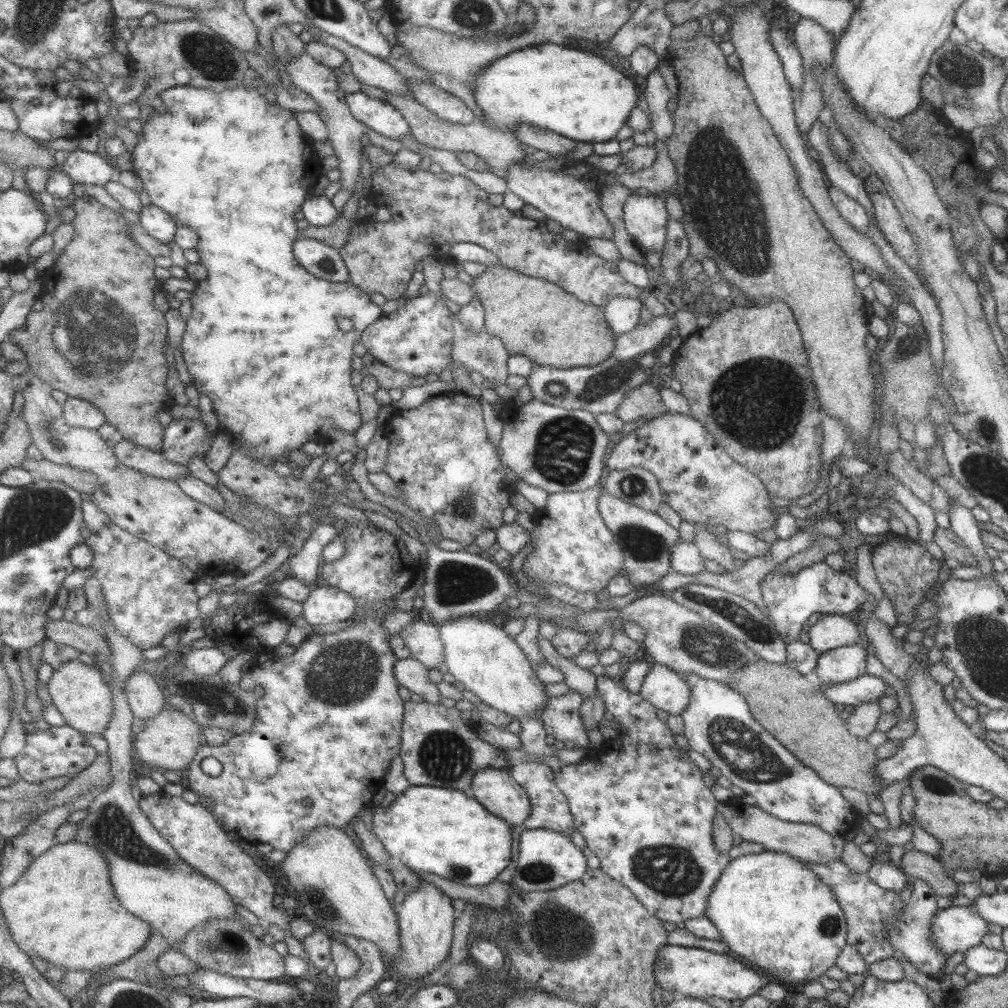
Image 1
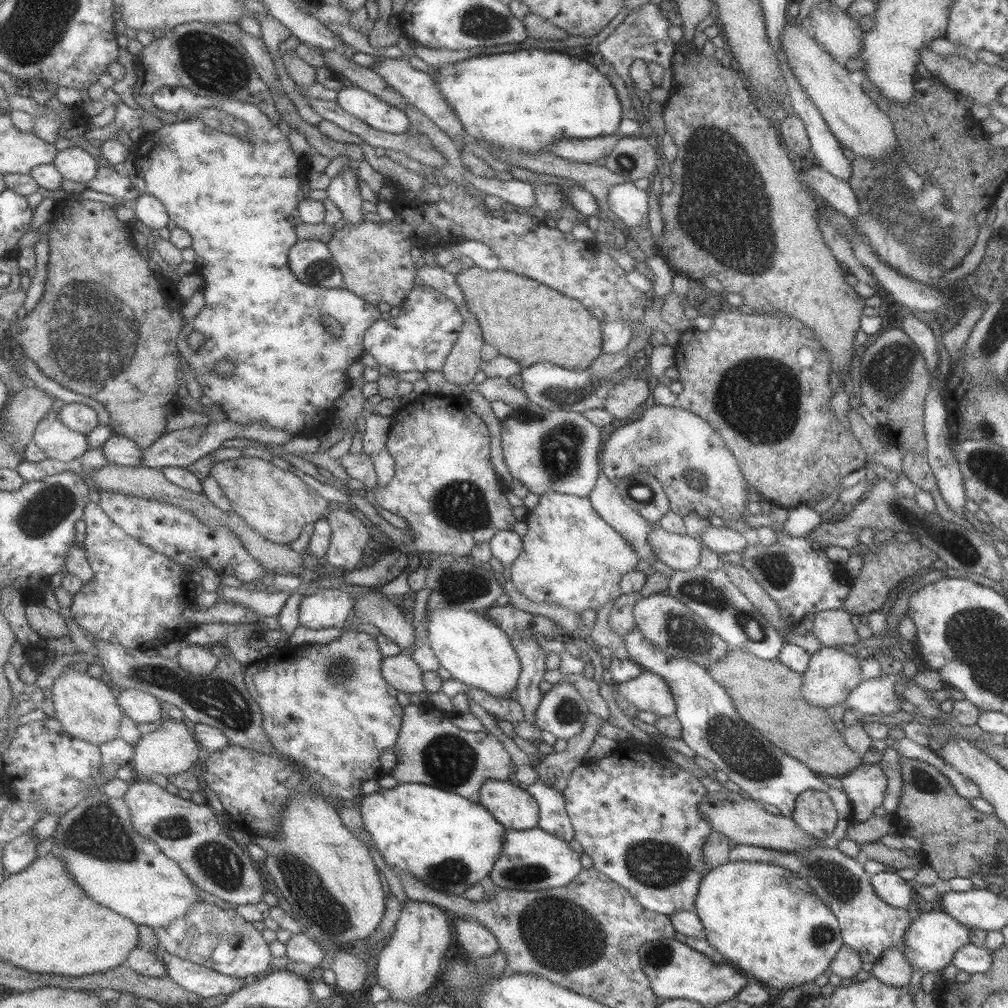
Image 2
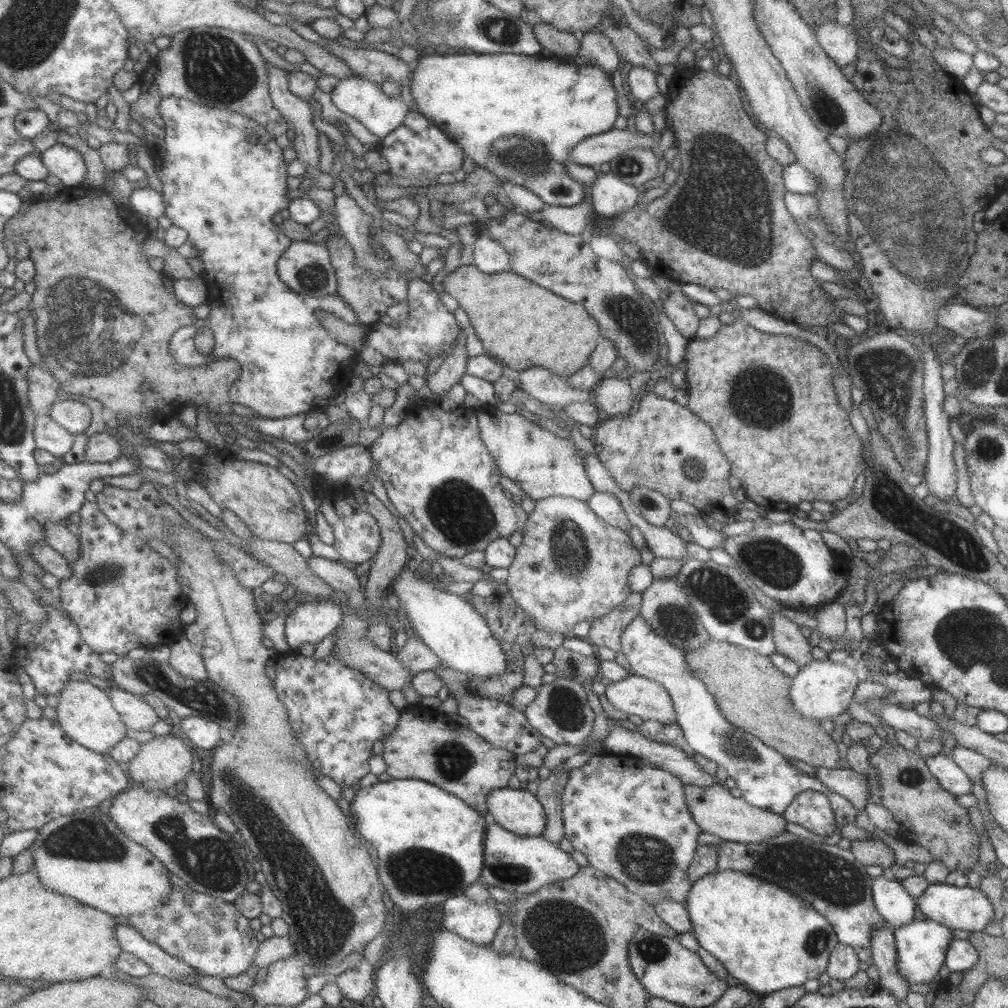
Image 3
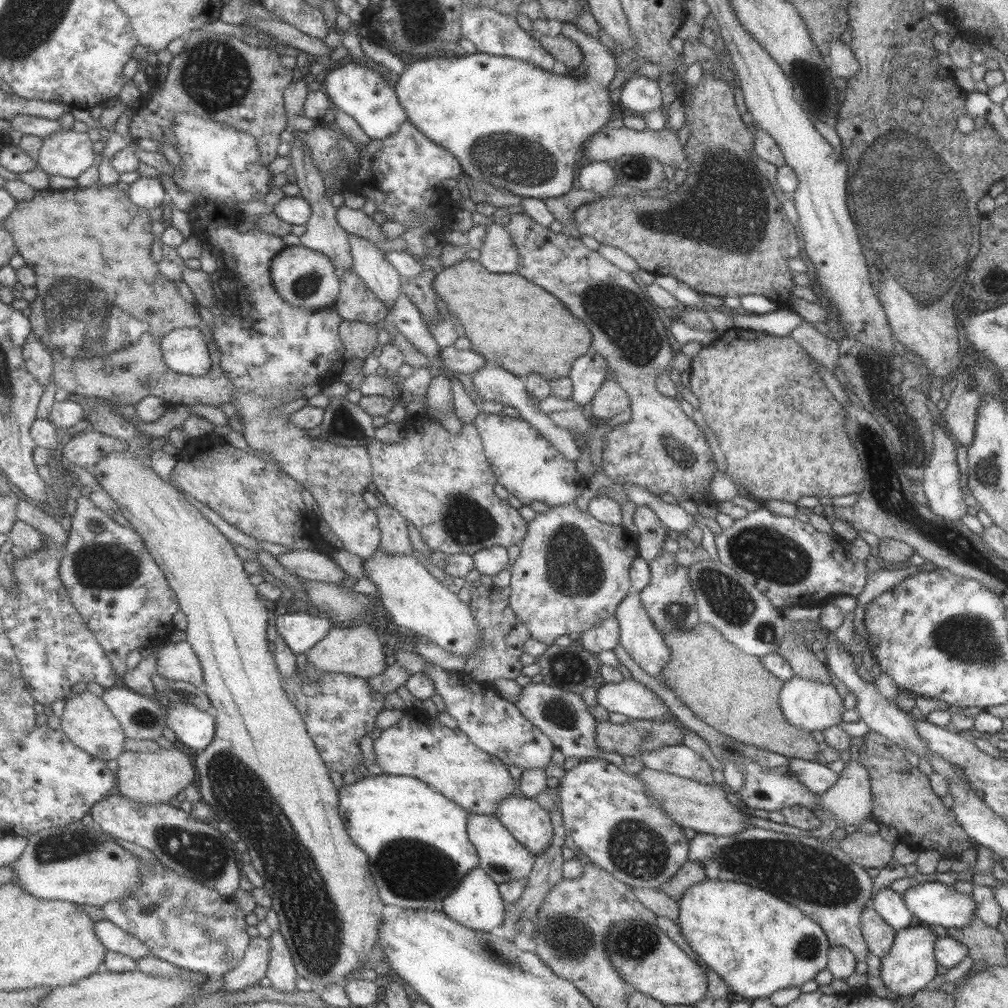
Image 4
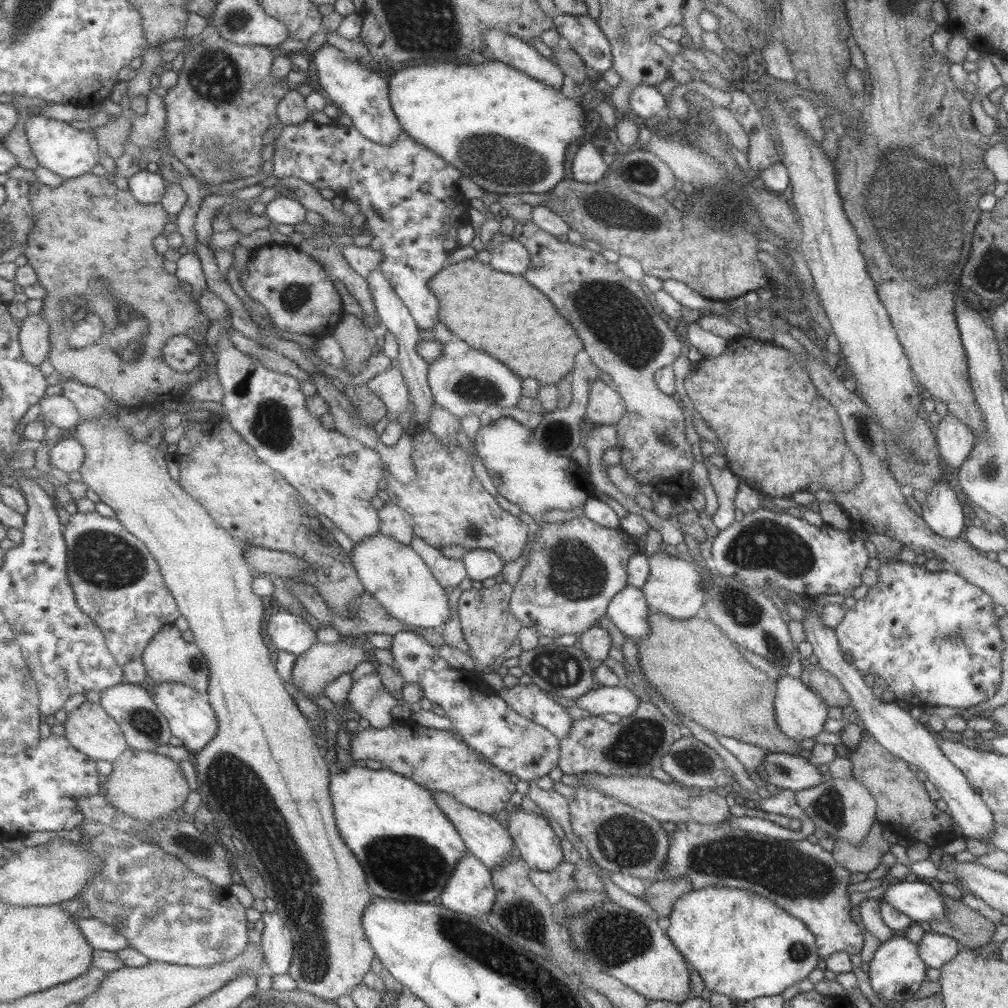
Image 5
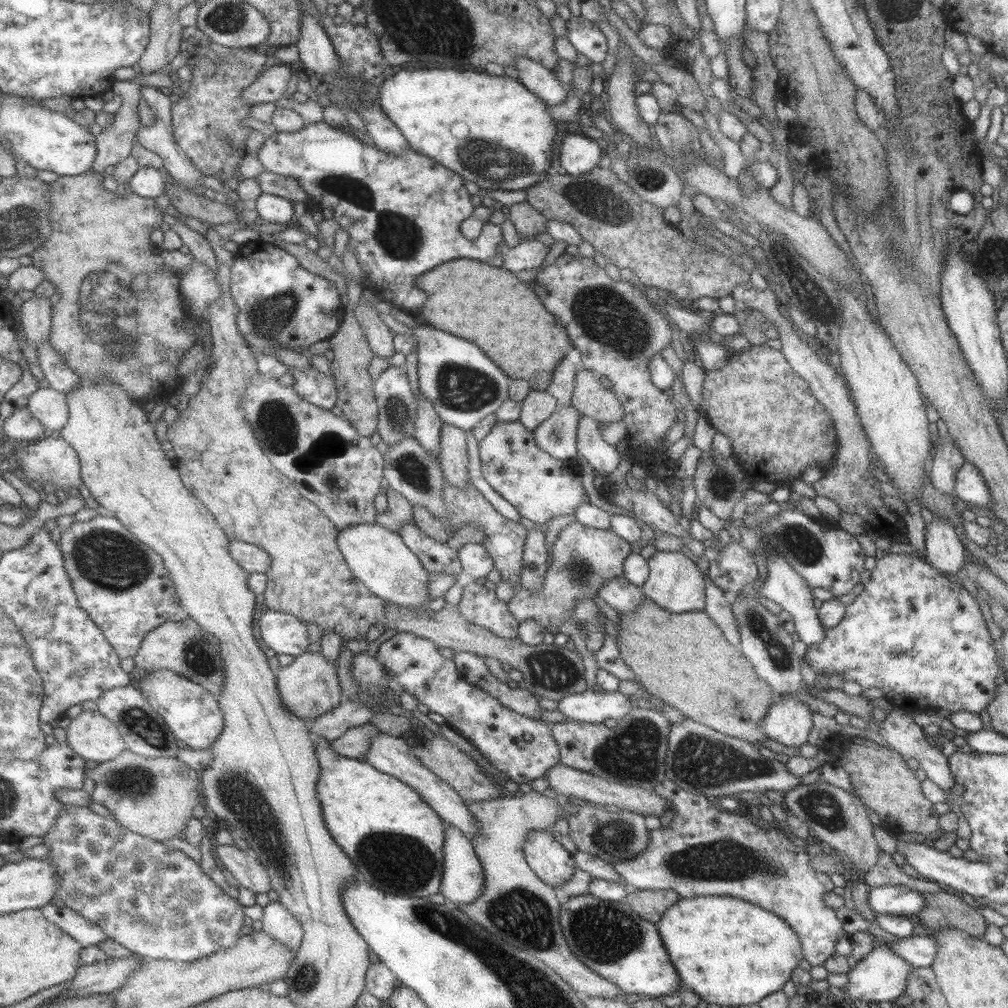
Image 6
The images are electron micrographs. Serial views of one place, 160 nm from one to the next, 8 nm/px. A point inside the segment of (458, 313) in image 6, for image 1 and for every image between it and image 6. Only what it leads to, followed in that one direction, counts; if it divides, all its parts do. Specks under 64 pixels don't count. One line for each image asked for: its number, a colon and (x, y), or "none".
1: (533, 317)
2: (523, 320)
3: (522, 324)
4: (509, 321)
5: (501, 313)

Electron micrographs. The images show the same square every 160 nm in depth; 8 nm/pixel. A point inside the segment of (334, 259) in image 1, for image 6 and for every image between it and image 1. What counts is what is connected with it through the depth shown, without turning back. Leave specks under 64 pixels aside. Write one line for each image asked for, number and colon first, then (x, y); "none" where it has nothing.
2: (312, 261)
3: (307, 268)
4: (303, 277)
5: (300, 295)
6: (280, 302)

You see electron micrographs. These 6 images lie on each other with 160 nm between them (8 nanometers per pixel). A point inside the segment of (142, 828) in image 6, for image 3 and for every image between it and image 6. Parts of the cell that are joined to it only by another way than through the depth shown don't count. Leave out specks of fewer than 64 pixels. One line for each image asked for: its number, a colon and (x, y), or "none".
3: (163, 762)
4: (154, 777)
5: (148, 786)

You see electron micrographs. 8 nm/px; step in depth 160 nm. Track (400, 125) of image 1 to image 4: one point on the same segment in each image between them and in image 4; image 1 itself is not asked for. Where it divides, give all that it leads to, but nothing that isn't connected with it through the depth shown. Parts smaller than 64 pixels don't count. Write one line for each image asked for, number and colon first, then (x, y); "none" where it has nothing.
2: (377, 113)
3: (360, 98)
4: (363, 93)

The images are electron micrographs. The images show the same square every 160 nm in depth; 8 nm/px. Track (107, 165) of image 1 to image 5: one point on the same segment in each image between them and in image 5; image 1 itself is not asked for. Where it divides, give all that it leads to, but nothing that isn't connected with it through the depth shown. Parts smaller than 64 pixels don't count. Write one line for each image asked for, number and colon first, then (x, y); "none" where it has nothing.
2: (76, 164)
3: (68, 163)
4: (69, 153)
5: (60, 148)

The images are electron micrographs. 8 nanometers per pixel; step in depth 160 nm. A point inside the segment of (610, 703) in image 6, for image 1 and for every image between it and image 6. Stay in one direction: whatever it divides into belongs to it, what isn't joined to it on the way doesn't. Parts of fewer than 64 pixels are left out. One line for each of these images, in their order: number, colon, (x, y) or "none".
1: (666, 690)
2: (647, 691)
3: (636, 695)
4: (631, 699)
5: (618, 700)

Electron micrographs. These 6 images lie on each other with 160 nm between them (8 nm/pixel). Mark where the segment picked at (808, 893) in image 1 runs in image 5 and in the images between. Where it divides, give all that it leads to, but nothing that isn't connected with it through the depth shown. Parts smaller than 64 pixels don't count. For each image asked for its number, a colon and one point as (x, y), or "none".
2: (769, 925)
3: (766, 938)
4: (756, 943)
5: (742, 945)

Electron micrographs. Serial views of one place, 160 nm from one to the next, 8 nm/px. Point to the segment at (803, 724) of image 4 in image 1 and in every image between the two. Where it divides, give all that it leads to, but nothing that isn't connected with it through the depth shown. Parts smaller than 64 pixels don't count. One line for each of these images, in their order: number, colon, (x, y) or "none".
1: (842, 664)
2: (831, 674)
3: (822, 690)

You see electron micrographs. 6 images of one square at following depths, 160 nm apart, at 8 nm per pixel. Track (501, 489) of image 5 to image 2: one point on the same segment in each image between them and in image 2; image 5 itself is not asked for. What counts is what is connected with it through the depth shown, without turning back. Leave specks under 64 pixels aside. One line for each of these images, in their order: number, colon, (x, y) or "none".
2: (557, 451)
3: (540, 463)
4: (528, 466)

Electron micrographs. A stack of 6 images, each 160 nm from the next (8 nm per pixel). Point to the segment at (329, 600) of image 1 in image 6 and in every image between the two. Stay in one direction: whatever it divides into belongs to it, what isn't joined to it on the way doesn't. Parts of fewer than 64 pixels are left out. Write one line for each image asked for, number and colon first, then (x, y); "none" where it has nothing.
2: (324, 609)
3: (312, 622)
4: (302, 632)
5: (290, 633)
6: (284, 633)

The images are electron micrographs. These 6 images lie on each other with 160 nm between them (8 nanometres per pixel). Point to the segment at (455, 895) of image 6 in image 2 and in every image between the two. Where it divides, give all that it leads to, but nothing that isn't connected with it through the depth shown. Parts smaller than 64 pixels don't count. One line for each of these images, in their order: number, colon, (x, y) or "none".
2: (477, 940)
3: (473, 914)
4: (474, 902)
5: (469, 890)

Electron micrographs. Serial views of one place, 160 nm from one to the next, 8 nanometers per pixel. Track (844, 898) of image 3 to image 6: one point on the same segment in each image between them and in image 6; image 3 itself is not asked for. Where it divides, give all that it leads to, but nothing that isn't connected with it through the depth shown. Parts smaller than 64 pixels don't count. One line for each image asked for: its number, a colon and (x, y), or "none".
4: (824, 884)
5: (800, 877)
6: (703, 851)

